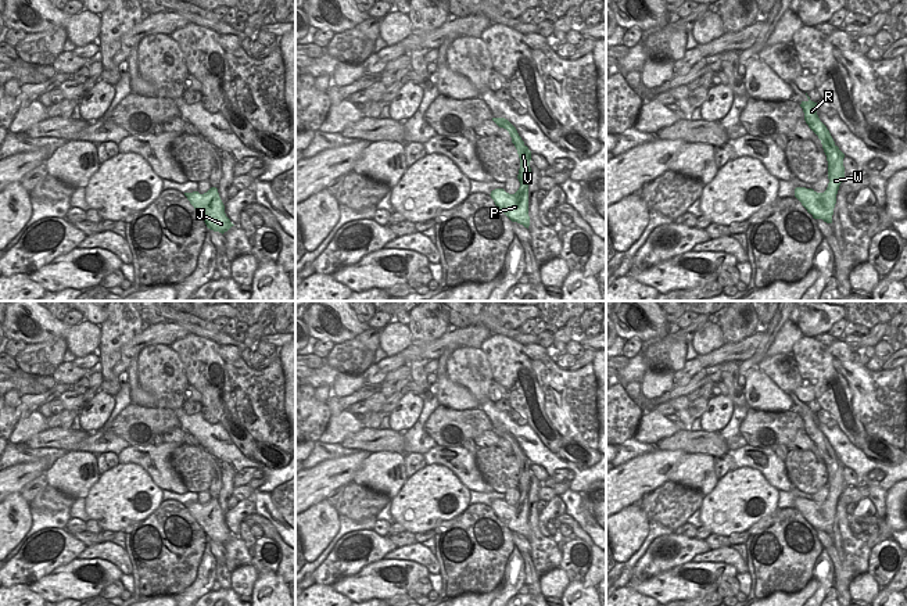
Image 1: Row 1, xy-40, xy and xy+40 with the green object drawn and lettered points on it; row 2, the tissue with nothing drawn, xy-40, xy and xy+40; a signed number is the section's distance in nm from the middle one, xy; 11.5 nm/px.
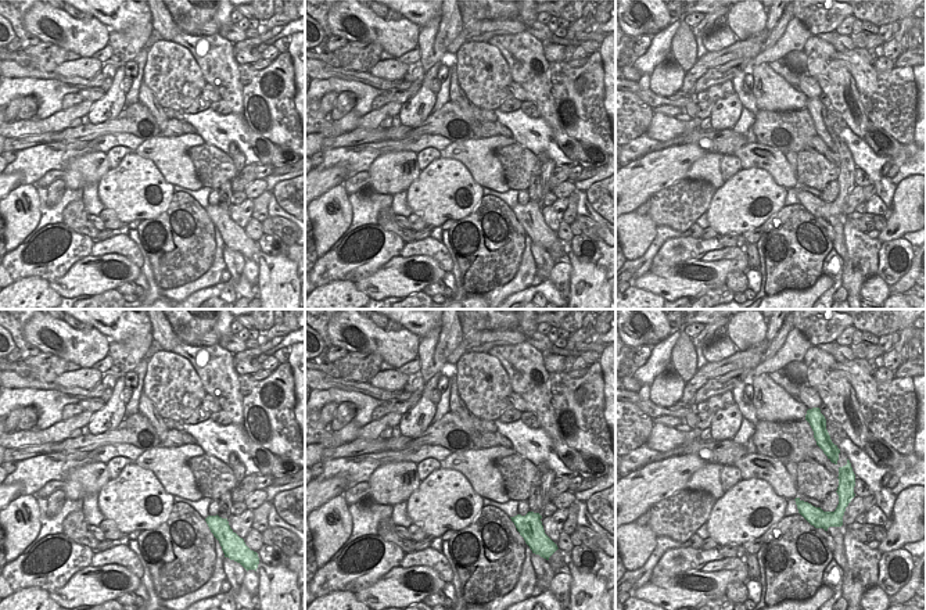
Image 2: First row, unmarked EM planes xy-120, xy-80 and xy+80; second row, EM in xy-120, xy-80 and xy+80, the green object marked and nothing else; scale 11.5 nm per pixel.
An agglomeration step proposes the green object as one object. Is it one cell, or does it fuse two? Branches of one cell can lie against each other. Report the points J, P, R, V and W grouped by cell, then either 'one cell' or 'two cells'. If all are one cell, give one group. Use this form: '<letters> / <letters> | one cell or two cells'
J P / R V W | two cells

